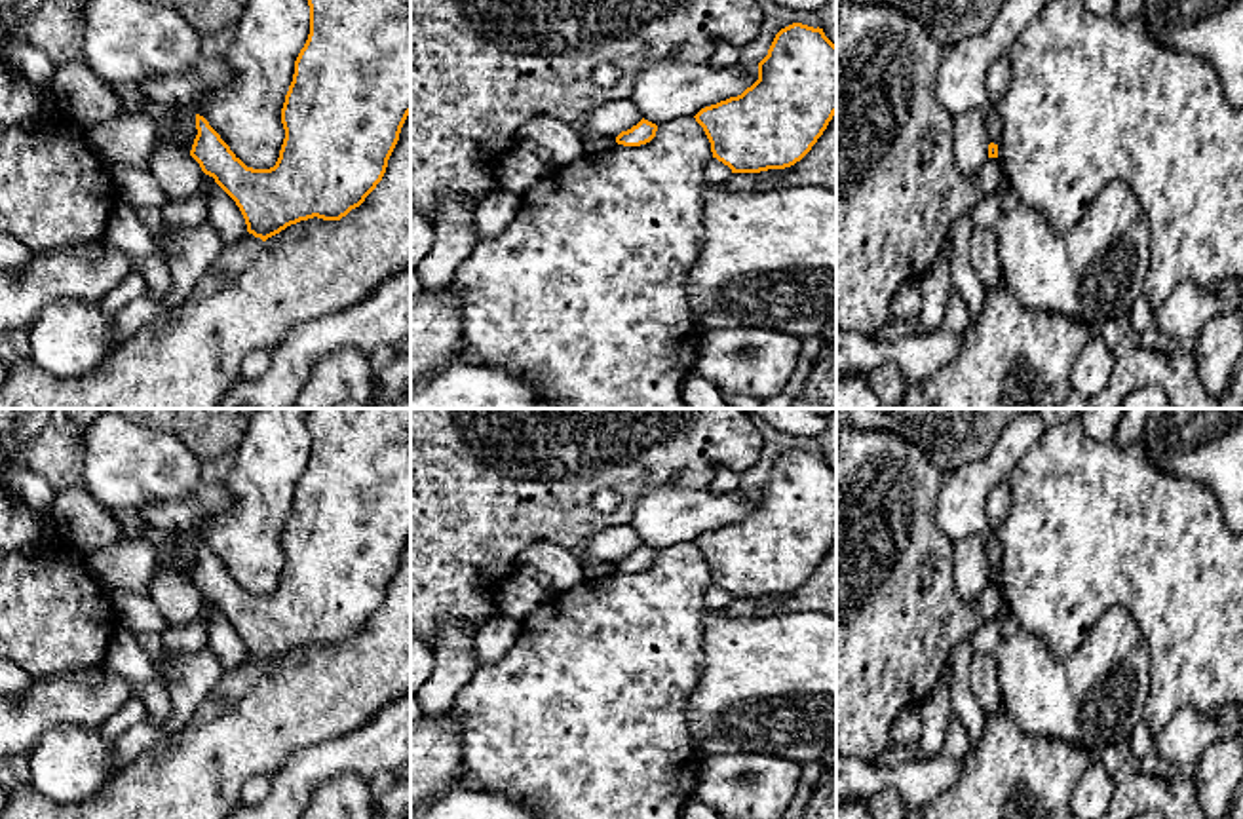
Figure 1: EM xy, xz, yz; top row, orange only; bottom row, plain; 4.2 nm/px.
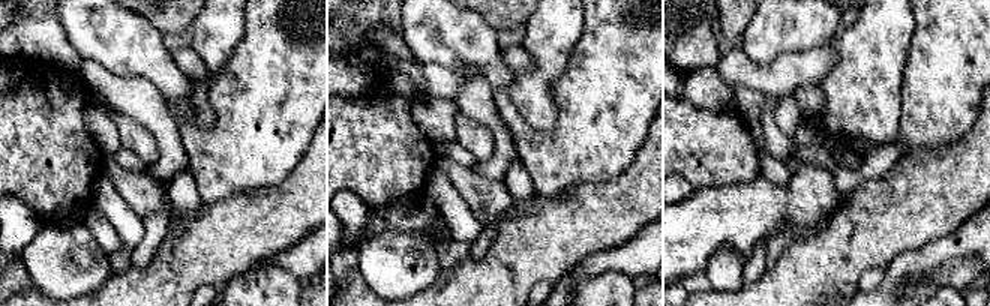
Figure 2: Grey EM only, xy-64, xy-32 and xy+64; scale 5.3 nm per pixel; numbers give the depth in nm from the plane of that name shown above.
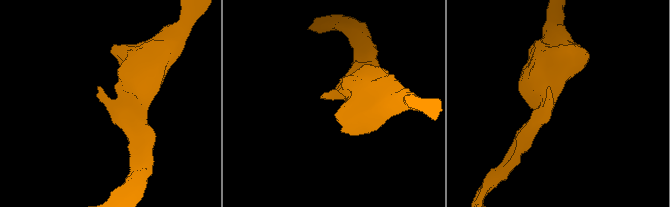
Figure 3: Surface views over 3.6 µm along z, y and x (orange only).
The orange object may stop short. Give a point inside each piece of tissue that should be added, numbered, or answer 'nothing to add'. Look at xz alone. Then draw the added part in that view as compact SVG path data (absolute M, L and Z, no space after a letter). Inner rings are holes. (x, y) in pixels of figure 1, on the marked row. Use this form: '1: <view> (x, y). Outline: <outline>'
nothing to add

